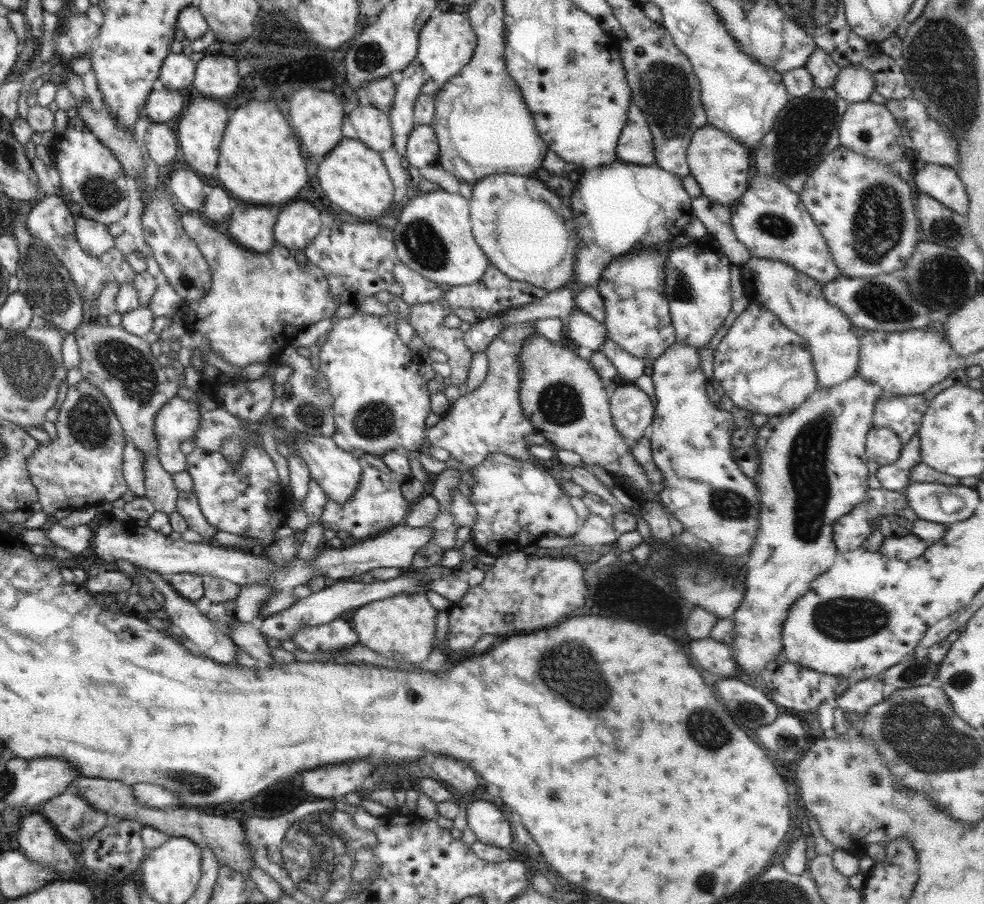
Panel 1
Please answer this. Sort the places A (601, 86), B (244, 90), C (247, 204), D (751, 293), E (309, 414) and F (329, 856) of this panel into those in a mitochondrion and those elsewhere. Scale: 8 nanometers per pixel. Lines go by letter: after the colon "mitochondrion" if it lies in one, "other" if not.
A: other
B: other
C: other
D: other
E: mitochondrion
F: mitochondrion

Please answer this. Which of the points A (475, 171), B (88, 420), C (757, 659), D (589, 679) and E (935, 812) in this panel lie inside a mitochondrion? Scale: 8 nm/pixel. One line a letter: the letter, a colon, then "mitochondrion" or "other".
A: other
B: mitochondrion
C: other
D: mitochondrion
E: other

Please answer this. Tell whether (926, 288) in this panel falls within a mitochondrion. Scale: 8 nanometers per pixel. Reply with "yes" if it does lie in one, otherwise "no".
yes

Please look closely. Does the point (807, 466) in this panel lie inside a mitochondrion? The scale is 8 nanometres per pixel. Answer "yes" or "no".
yes

